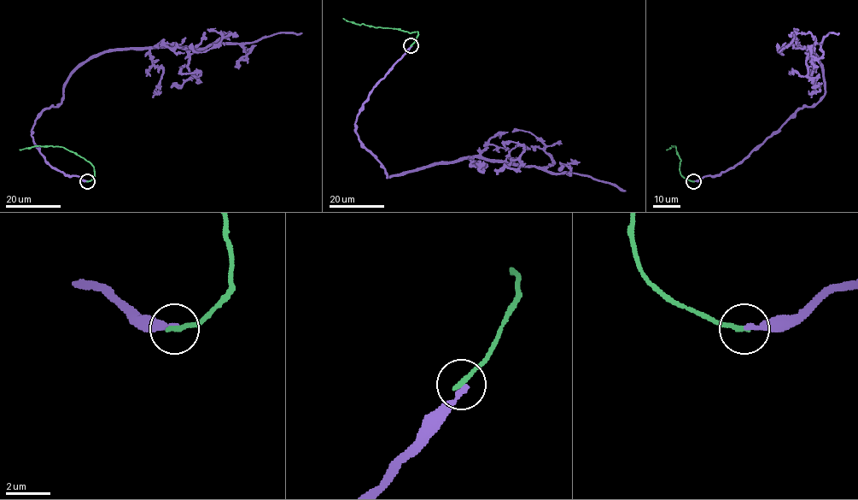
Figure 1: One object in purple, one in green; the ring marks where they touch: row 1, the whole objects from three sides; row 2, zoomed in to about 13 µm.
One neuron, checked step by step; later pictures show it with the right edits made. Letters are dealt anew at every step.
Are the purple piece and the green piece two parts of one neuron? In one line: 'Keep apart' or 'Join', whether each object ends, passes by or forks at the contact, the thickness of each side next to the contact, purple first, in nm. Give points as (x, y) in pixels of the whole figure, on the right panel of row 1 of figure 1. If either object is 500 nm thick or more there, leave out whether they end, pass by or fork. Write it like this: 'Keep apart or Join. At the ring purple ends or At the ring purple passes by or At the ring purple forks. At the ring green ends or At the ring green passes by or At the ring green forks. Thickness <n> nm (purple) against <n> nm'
Keep apart. At the ring purple ends. At the ring green ends. Thickness 220 nm (purple) against 240 nm

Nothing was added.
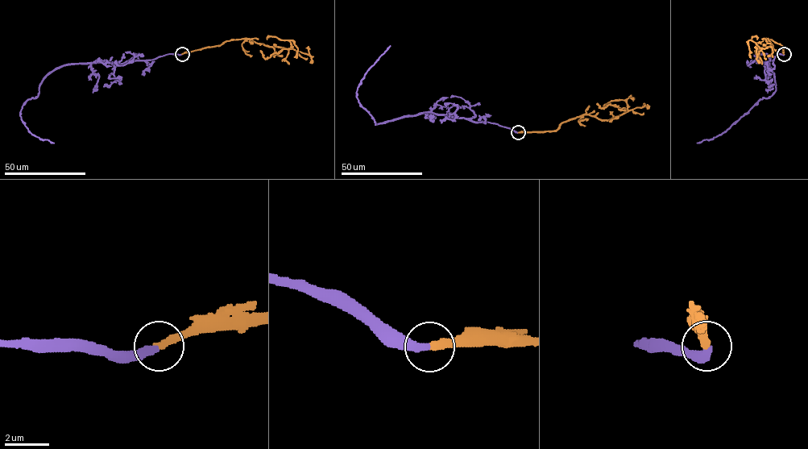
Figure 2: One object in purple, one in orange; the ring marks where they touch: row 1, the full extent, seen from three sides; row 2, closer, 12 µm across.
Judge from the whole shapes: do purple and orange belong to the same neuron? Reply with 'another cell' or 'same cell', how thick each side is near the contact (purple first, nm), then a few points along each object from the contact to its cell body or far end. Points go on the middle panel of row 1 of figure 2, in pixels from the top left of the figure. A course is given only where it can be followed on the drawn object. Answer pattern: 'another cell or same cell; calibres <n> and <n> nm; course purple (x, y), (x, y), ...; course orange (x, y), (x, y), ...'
same cell; calibres 360 and 360 nm; course purple (518, 132), (489, 122), (423, 112), (375, 124), (359, 102), (356, 91), (364, 76), (391, 45); course orange (518, 132), (556, 130), (563, 122), (584, 114), (611, 120), (626, 110), (615, 105), (601, 108), (596, 103)

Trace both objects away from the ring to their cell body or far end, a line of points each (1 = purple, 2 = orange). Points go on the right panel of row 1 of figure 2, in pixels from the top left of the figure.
1: (784, 54), (768, 63), (764, 62), (774, 76), (776, 91), (720, 134), (697, 143)
2: (784, 54), (780, 43), (768, 39), (765, 39), (771, 46), (760, 49), (756, 53), (759, 58), (755, 50)

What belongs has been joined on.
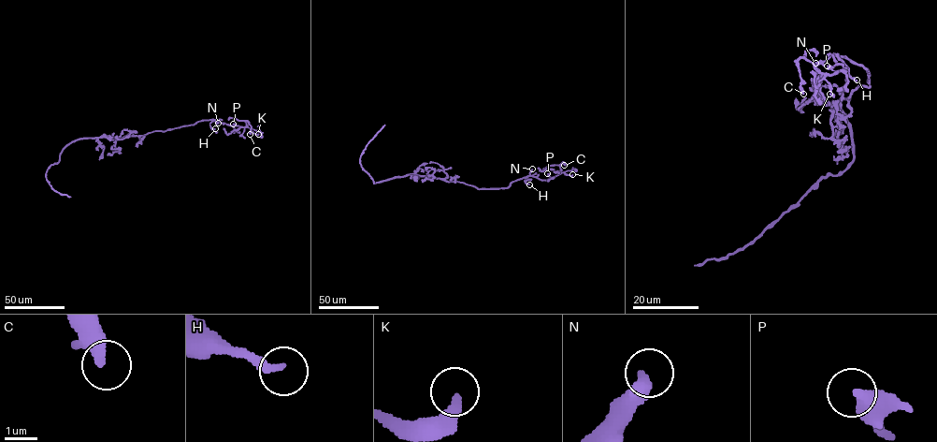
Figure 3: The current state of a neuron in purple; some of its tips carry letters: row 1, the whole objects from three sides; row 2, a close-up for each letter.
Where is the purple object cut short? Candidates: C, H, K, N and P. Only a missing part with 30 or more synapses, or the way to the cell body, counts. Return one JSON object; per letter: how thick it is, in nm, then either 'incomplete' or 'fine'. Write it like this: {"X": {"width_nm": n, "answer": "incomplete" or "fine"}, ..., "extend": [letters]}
{"C": {"width_nm": 600, "answer": "fine"}, "H": {"width_nm": 220, "answer": "fine"}, "K": {"width_nm": 280, "answer": "fine"}, "N": {"width_nm": 500, "answer": "fine"}, "P": {"width_nm": 380, "answer": "fine"}, "extend": []}

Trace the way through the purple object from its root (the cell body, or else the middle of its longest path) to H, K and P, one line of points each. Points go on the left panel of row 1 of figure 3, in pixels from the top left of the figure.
H: (127, 136), (165, 131), (203, 120), (211, 120), (210, 126), (215, 128)
K: (127, 136), (165, 131), (208, 120), (246, 126), (258, 134)
P: (127, 136), (165, 131), (203, 120), (236, 125), (233, 124)

